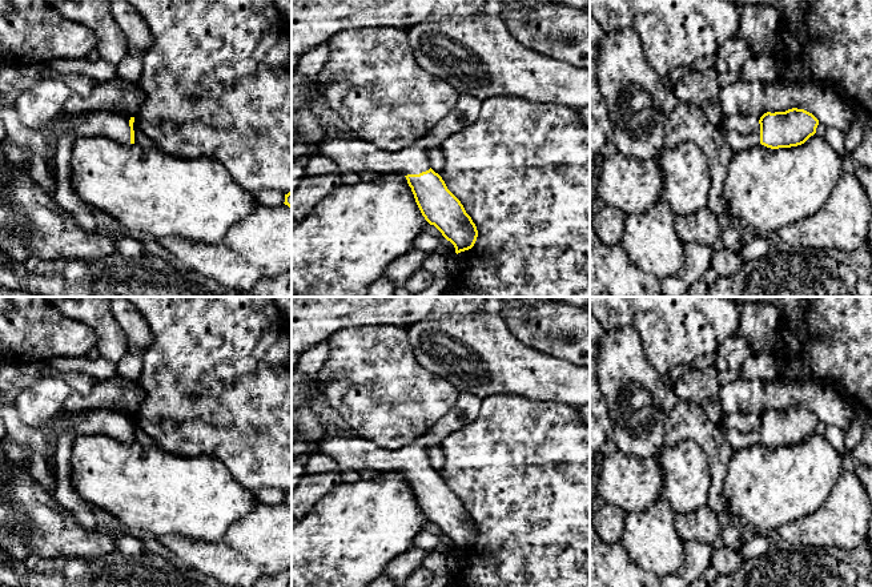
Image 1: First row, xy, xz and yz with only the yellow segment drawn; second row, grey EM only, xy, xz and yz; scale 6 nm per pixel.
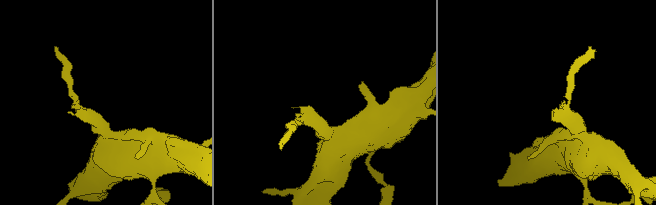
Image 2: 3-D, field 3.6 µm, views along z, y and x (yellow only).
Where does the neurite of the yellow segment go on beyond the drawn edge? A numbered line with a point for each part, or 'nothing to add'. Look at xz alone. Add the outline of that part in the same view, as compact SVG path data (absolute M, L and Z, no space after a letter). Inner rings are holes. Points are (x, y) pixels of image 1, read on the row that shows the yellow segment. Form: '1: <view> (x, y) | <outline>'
1: xz (352, 155) | M458 96L454 108L426 137L398 152L379 150L361 138L325 137L318 144L318 154L334 161L341 173L399 173L419 174L431 168L427 150L441 146L459 130L475 124L482 101L473 96Z

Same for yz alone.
1: yz (736, 141) | M720 124L719 128L723 132L728 146L735 153L760 145L760 126L751 134L740 134L734 129L726 128L723 124Z

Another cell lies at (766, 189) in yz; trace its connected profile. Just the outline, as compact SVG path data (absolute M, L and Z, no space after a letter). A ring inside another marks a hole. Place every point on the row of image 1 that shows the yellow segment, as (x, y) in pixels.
M816 133L797 146L771 149L760 144L736 152L724 180L728 205L724 214L740 226L747 225L751 233L777 232L815 216L827 204L845 168L841 156Z

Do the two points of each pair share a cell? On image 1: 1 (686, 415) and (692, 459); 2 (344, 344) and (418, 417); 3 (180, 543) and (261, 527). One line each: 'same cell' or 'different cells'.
1: different cells
2: same cell
3: same cell

